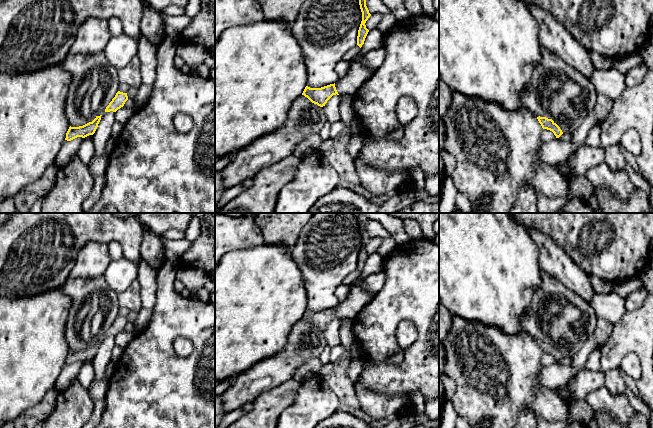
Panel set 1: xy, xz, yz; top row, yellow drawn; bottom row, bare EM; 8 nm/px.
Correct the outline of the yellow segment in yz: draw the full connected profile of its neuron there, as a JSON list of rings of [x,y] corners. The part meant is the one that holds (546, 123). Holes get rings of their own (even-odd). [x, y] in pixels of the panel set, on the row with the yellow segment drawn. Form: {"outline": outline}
{"outline": [[[541,48],[541,61],[531,73],[527,88],[521,93],[523,105],[537,117],[543,129],[550,130],[556,138],[574,132],[593,111],[597,92],[588,78],[570,67],[560,57]]]}

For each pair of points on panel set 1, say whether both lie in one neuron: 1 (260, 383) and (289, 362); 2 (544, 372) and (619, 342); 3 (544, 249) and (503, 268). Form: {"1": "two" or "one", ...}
{"1": "one", "2": "two", "3": "two"}

